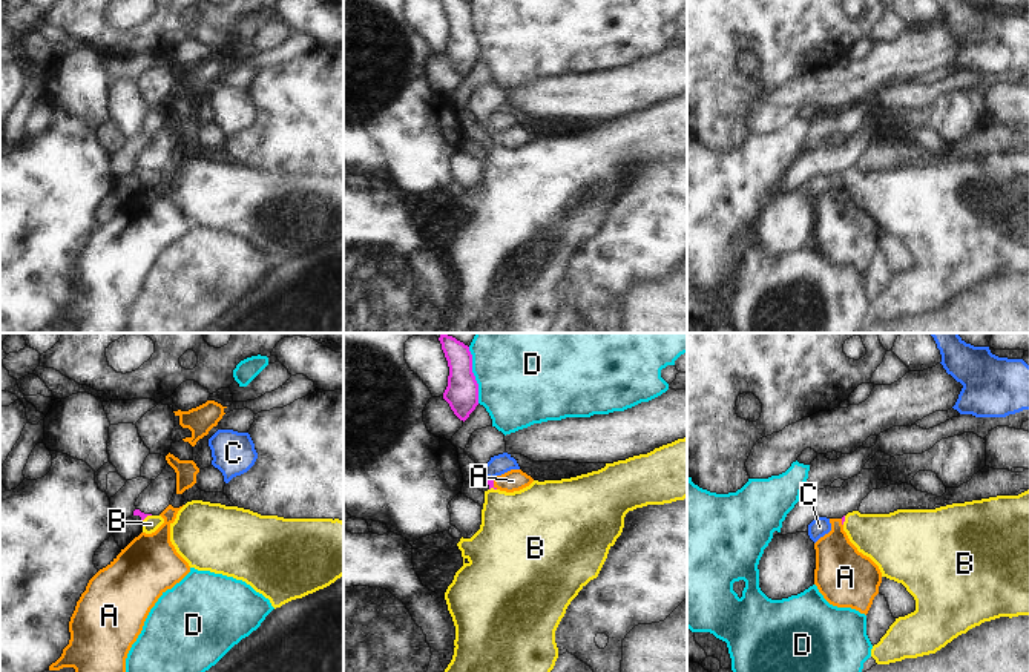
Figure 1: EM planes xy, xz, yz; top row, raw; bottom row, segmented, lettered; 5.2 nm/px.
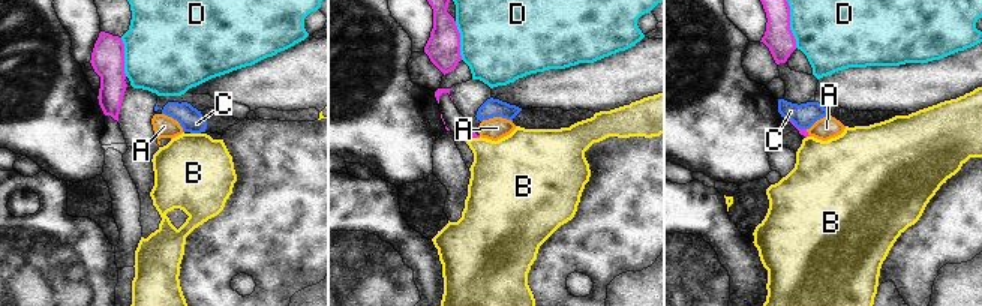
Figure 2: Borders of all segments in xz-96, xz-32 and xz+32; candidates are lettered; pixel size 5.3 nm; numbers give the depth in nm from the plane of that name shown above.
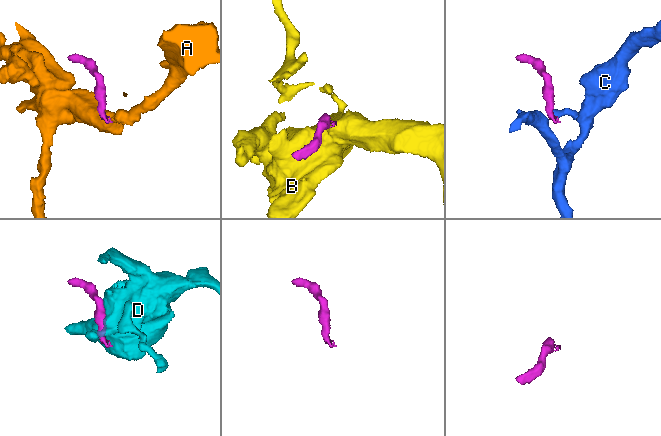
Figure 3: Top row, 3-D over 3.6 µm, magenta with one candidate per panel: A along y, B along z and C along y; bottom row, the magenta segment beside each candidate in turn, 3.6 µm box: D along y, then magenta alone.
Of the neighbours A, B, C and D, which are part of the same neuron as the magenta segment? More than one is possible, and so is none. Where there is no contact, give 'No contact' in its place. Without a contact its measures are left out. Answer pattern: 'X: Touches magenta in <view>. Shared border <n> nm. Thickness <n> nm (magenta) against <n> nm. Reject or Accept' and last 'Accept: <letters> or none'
A: Touches magenta in xz. Shared border 50 nm. Thickness 30 nm (magenta) against 110 nm. Reject
B: Touches magenta in xy. Shared border 70 nm. Thickness 40 nm (magenta) against 90 nm. Accept
C: Touches magenta in xz. Shared border 50 nm. Thickness 30 nm (magenta) against 100 nm. Reject
D: Touches magenta in xz. Shared border 300 nm. Thickness 180 nm (magenta) against 440 nm. Reject
Accept: B

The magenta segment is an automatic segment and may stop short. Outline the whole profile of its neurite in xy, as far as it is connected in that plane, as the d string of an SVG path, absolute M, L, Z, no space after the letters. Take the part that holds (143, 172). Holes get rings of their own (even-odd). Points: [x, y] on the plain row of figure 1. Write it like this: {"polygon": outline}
{"polygon": "M135 166L133 172L141 173L143 189L146 190L155 189L164 180L164 175L161 172L144 170L140 166Z"}

